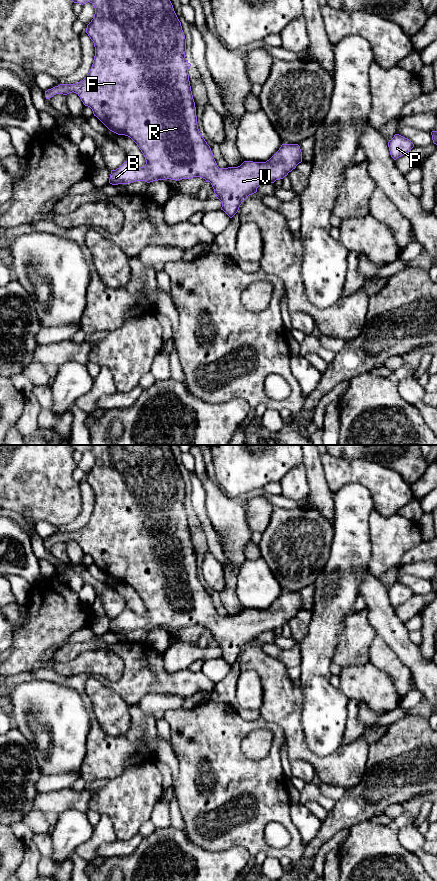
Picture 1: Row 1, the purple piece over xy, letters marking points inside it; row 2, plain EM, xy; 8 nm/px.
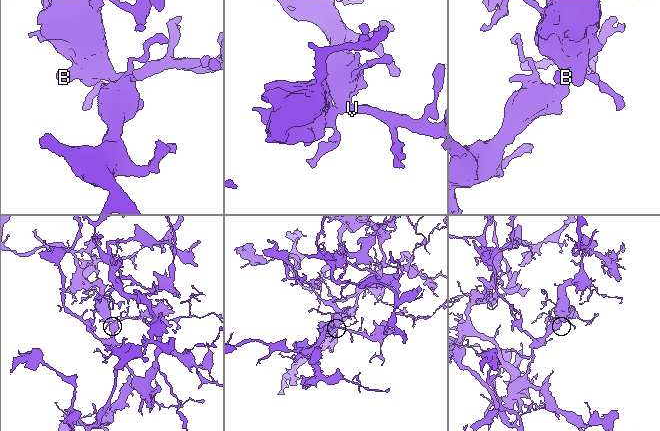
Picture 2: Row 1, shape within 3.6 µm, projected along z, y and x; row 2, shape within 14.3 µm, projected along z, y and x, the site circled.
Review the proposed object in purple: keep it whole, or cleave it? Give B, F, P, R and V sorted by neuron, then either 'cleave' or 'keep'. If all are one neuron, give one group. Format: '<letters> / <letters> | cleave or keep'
B F P R V | keep

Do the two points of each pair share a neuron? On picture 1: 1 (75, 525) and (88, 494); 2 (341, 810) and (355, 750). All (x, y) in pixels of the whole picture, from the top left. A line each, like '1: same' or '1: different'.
1: same
2: different

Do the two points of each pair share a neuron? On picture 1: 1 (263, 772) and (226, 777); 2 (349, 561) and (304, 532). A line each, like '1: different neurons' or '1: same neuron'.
1: same neuron
2: different neurons

